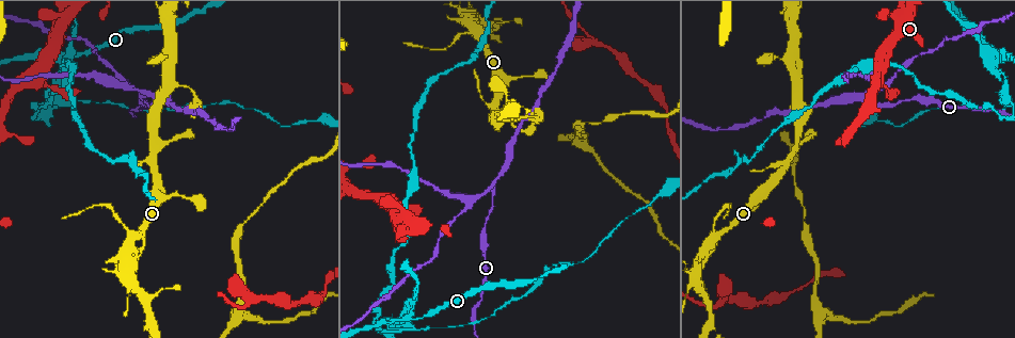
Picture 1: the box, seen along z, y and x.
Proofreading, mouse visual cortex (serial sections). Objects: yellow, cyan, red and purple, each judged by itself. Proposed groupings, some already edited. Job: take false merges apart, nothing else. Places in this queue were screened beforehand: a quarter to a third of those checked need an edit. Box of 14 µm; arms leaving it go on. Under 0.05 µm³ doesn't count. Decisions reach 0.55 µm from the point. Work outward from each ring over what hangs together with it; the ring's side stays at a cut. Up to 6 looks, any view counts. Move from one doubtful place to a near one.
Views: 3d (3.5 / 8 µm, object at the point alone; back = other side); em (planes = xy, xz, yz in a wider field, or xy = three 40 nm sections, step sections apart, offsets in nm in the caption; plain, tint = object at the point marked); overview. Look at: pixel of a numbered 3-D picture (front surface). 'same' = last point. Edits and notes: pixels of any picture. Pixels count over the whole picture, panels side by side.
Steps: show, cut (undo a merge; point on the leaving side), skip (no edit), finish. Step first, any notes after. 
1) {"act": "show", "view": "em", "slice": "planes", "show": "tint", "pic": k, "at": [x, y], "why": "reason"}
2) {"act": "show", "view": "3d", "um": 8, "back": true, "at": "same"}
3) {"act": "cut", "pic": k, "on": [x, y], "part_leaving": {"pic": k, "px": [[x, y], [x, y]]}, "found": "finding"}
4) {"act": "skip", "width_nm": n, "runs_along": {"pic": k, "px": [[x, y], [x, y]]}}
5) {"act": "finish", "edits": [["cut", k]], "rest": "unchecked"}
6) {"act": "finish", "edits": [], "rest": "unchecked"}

{"act": "show", "view": "3d", "um": 3.5, "pic": 1, "at": [861, 99], "why": "abrupt turn"}

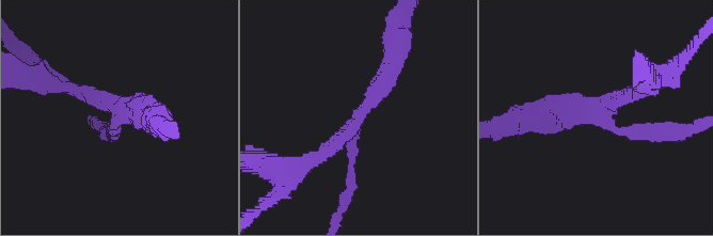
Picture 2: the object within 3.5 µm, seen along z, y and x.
{"act": "show", "view": "em", "slice": "xy", "step": 1, "show": "tint", "pic": 2, "at": [115, 116], "arms": 3, "arm_widths_nm": [200, 200, 350]}

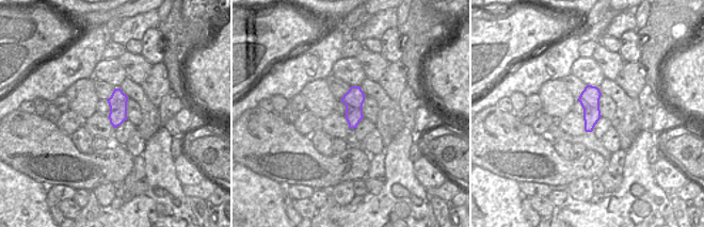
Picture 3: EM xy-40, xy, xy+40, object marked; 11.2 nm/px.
{"act": "skip", "runs_along": {"pic": 2, "px": [[109, 130], [115, 110], [69, 88]]}, "found": "continuous, no second cell"}

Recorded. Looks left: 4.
{"act": "show", "view": "em", "slice": "xy", "step": 3, "show": "tint", "pic": 1, "at": [118, 74], "why": "thin neck"}

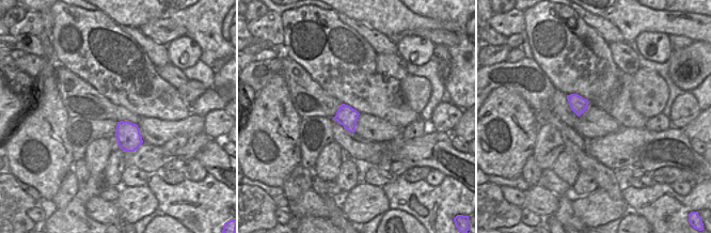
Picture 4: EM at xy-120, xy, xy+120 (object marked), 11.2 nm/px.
{"act": "show", "view": "3d", "um": 3.5, "at": "same"}

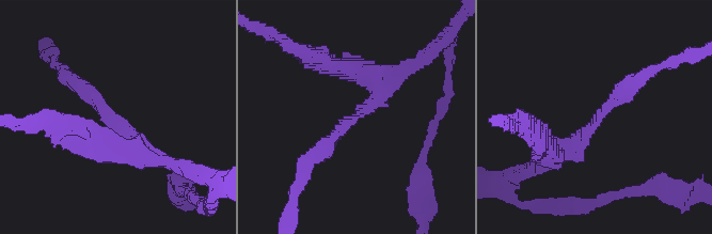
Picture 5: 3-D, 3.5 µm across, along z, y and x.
{"act": "skip", "found": "one cell here"}

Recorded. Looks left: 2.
{"act": "show", "view": "3d", "um": 3.5, "pic": 1, "at": [475, 32], "why": "branch point"}

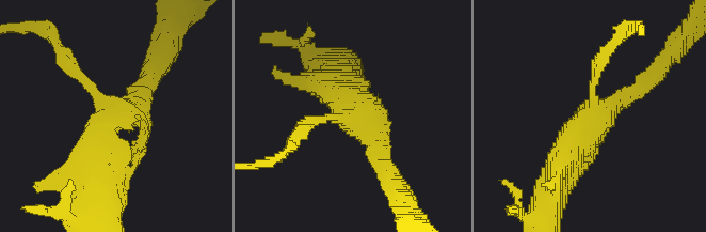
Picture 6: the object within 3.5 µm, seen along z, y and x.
{"act": "show", "view": "em", "slice": "planes", "show": "tint", "pic": 6, "at": [596, 114]}

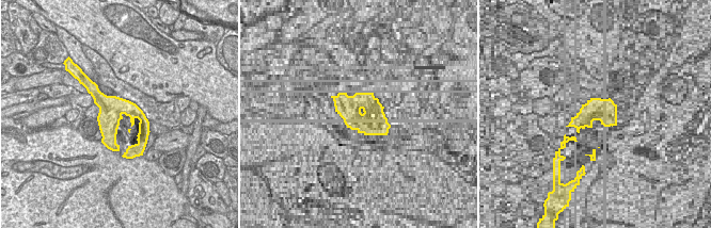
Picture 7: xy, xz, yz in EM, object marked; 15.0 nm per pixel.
{"act": "cut", "pic": 6, "on": [74, 65], "part_leaving": {"pic": 6, "px": [[95, 92], [52, 36], [30, 27]]}, "found": "two cells meet here"}

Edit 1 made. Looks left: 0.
{"act": "finish", "edits": [["cut", 6]], "rest": "unchecked"}

